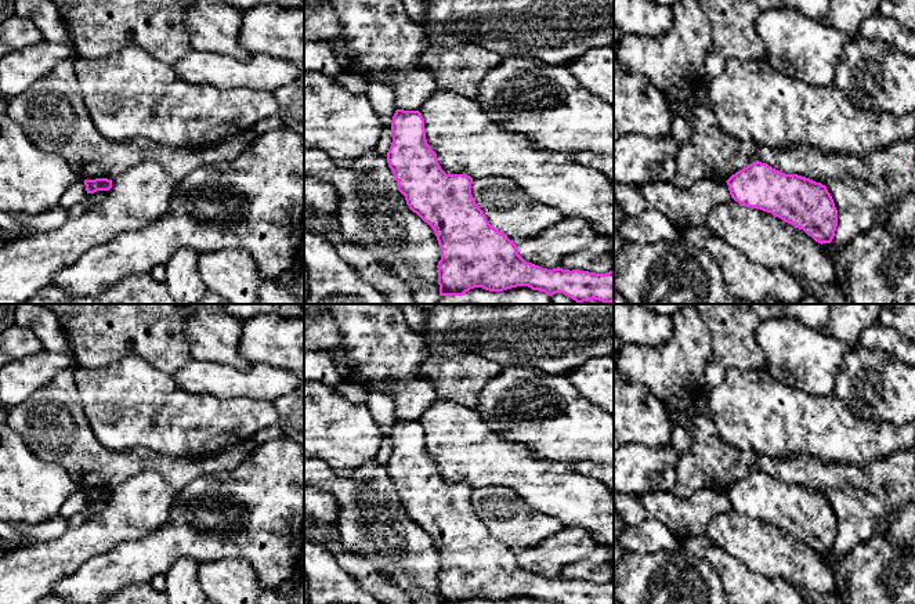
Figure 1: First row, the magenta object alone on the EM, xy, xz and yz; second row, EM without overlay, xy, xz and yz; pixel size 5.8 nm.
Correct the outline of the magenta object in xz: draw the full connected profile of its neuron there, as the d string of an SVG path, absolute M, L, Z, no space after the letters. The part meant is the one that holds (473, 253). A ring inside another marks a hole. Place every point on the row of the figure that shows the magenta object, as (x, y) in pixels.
M397 109L391 120L393 142L387 152L398 191L409 209L427 223L438 240L440 296L463 296L474 287L503 292L517 286L545 292L549 296L563 293L576 303L598 300L614 304L614 271L596 274L579 270L547 270L527 263L517 245L506 234L493 228L471 195L473 178L467 174L446 174L435 152L427 144L424 119L419 111Z

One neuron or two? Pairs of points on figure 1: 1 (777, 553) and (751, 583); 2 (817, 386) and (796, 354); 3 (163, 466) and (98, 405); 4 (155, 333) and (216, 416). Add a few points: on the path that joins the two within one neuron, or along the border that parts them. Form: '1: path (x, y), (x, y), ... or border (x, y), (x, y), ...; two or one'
1: border (731, 554), (752, 571), (781, 577), (789, 583); two
2: path (817, 378), (805, 362); one
3: border (114, 449), (123, 451), (144, 447), (177, 456); two
4: border (143, 360), (172, 376); two

